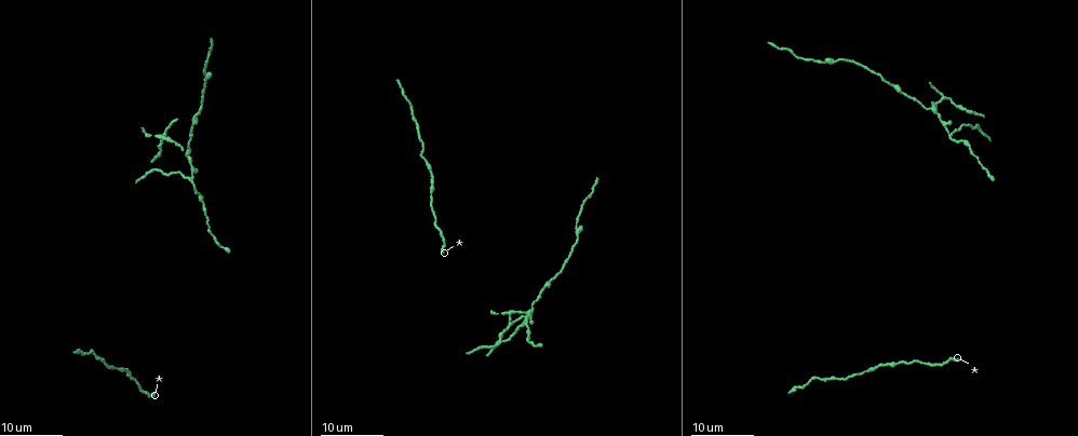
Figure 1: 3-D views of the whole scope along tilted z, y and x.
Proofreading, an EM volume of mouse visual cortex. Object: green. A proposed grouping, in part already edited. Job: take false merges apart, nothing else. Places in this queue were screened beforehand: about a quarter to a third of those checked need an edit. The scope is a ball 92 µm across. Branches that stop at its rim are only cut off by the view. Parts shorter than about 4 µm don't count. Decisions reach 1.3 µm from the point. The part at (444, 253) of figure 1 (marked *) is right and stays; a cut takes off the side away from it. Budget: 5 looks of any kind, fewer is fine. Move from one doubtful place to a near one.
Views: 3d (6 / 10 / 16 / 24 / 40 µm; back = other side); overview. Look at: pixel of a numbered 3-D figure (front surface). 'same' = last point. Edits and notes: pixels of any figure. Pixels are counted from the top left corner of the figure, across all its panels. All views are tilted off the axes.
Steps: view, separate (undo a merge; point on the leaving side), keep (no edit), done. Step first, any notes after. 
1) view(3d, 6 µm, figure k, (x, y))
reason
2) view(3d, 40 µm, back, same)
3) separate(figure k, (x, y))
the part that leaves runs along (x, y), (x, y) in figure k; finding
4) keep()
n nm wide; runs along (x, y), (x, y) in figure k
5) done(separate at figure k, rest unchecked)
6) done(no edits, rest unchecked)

view(3d, 16 µm, figure 1, (193, 181))
three arms meet

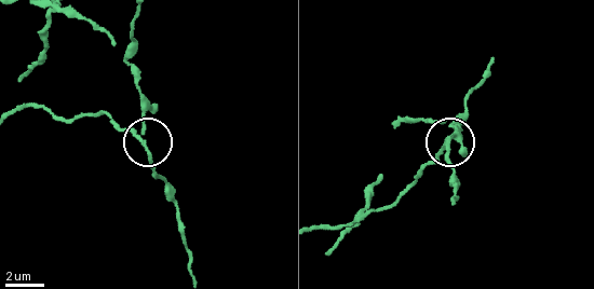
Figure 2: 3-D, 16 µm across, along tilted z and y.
view(3d, 6 µm, figure 2, (144, 145))

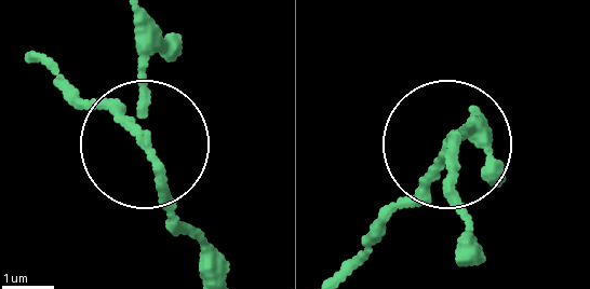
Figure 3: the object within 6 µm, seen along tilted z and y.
view(3d, 6 µm, back, figure 3, (144, 141))
other side

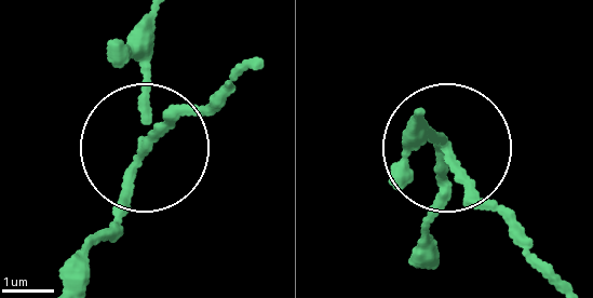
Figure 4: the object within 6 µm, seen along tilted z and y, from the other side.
keep()
one neuron here

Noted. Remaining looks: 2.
view(3d, 24 µm, figure 1, (190, 150))

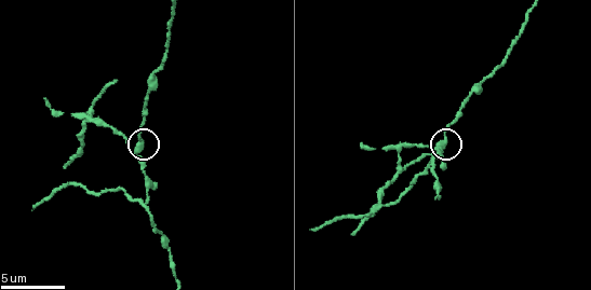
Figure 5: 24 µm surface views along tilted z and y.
view(3d, 10 µm, figure 5, (438, 143))

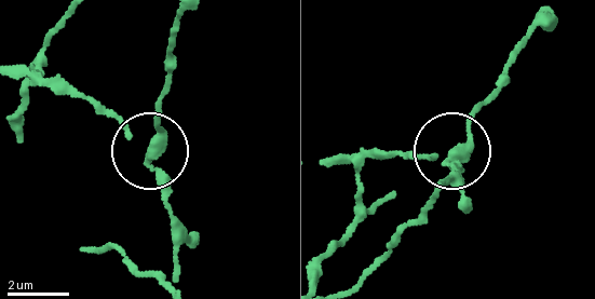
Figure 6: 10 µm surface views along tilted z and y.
separate(figure 6, (162, 127))
270 nm wide; a second neuron is stuck on

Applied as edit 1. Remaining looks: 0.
done(separate at figure 6, rest unchecked)

